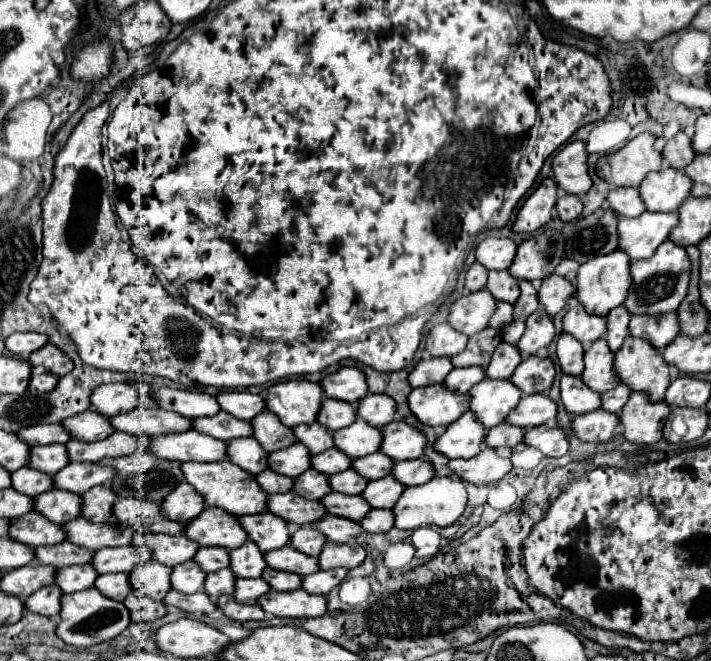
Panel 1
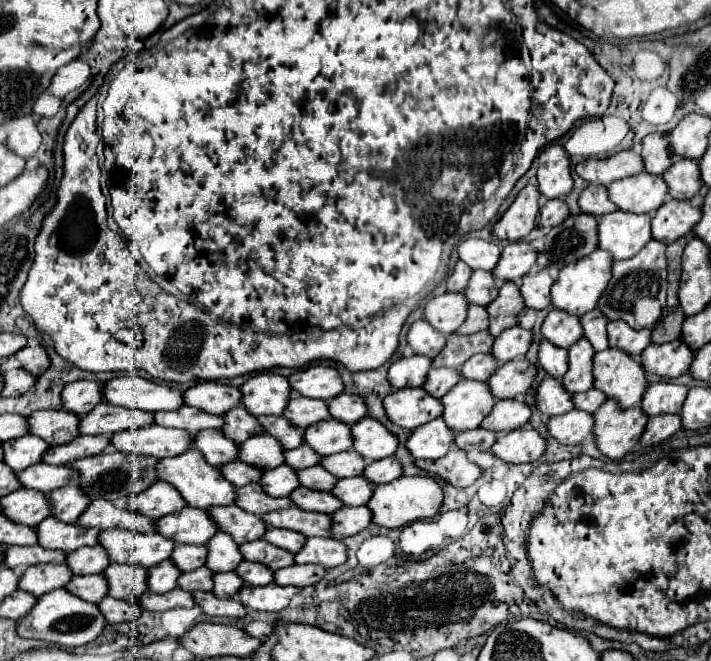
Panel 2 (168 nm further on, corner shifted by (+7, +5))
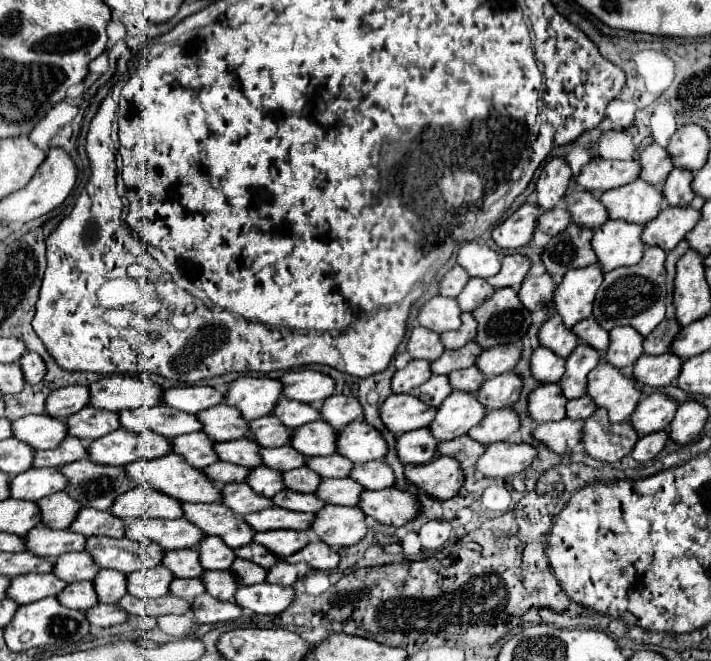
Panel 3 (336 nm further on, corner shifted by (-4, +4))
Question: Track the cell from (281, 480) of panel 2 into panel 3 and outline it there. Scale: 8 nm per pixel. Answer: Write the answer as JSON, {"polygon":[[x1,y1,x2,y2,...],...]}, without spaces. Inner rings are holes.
{"polygon":[[259,466,259,468,251,470,251,476,249,476,247,484,251,484,251,488,255,492,259,492,261,496,267,496,267,498,285,490,283,472,273,470,273,468,265,468,265,466]]}

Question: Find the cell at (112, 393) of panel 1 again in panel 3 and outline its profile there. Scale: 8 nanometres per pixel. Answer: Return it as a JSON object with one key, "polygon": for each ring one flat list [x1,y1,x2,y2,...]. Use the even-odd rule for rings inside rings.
{"polygon":[[65,386,51,392,47,400,47,414,53,418,69,418,71,414,89,406,89,400,91,394,87,386]]}

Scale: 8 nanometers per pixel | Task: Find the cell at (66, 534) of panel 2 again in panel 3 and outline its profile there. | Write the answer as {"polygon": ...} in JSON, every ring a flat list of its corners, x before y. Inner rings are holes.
{"polygon":[[45,524,31,528,31,532,25,534,25,540,29,552,47,558,57,558,65,552,81,552,85,550,87,542,83,534,75,534,71,530,53,530]]}

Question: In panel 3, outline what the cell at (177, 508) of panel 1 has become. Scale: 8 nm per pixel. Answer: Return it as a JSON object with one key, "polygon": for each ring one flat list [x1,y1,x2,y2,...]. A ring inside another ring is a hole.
{"polygon":[[137,484,131,492,125,492,115,500,111,512,123,520,135,518,179,518,183,516,183,506,179,500,171,500,163,492]]}

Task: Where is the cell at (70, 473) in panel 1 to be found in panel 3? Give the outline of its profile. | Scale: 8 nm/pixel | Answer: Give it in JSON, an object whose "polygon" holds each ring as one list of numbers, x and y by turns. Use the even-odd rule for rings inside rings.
{"polygon":[[31,468,11,480,11,498,41,500,67,488,69,480,55,468]]}

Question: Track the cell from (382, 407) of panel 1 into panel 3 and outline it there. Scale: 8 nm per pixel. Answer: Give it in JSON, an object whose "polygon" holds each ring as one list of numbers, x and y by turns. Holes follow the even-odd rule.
{"polygon":[[333,394,321,406,321,418,329,422,335,430,343,430,355,418,363,418,363,408,359,400,355,400,355,396]]}

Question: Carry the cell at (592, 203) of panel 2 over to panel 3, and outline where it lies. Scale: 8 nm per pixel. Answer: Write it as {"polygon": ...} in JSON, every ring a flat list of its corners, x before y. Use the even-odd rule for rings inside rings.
{"polygon":[[589,190,571,192,567,196,567,210,571,212,573,222,581,226,589,226,593,230,609,220,609,212,607,208,603,208,603,202,595,192]]}

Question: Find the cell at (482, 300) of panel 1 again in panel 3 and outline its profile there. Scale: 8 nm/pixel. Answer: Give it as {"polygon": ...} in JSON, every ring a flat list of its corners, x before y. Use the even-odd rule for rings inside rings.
{"polygon":[[435,296,421,308,419,324,439,334,447,330,457,330,461,326,461,308,455,298]]}

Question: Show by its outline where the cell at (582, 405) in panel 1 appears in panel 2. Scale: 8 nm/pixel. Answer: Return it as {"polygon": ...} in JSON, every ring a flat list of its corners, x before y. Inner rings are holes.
{"polygon":[[544,377,544,381,536,389,536,407,544,417,554,417,572,411,574,403,572,403,572,395,564,391,558,379]]}

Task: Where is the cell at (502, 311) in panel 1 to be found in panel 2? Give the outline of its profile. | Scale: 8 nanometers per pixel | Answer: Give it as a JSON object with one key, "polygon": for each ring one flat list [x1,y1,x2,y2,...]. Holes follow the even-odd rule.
{"polygon":[[470,305,468,309,468,315,466,315,466,321,456,329,458,335,472,335,472,333,478,333,482,329,488,327,488,313,486,313,486,307,480,307,480,305]]}

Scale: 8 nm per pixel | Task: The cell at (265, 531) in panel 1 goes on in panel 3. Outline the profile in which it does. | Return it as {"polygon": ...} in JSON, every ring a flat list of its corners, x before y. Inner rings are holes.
{"polygon":[[183,504,187,520,197,524,205,534,219,536,227,546,239,548,253,542,255,530,225,504]]}

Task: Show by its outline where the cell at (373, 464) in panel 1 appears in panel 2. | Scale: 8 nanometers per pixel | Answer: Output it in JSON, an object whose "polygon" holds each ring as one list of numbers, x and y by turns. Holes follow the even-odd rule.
{"polygon":[[344,451,344,453,336,453,330,457,322,457,320,465,324,465,324,469,332,475,336,475,338,479,342,477,354,477,354,475,362,475,364,471,364,457,356,455,356,451]]}

